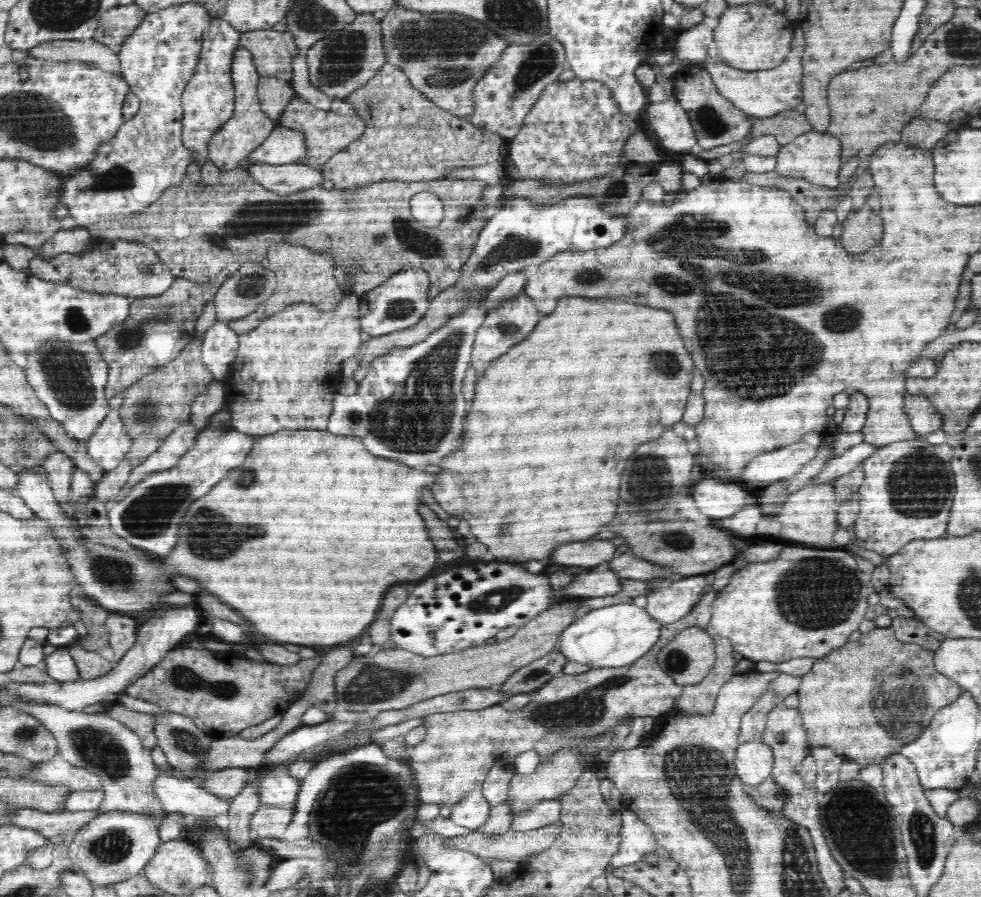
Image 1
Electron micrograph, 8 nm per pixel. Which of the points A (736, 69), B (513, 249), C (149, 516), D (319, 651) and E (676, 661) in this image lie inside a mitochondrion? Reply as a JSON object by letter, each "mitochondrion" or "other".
{"A":"other","B":"mitochondrion","C":"mitochondrion","D":"other","E":"mitochondrion"}

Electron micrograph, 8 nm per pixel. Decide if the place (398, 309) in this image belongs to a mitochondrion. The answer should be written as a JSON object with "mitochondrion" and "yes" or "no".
{"mitochondrion":"yes"}

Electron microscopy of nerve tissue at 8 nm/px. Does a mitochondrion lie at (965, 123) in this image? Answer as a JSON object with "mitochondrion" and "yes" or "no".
{"mitochondrion":"no"}

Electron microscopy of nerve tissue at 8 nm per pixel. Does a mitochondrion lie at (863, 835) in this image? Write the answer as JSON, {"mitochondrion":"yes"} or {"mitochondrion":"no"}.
{"mitochondrion":"yes"}

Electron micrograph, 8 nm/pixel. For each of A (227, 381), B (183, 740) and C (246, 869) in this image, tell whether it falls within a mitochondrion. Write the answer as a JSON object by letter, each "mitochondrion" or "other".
{"A":"other","B":"mitochondrion","C":"mitochondrion"}

